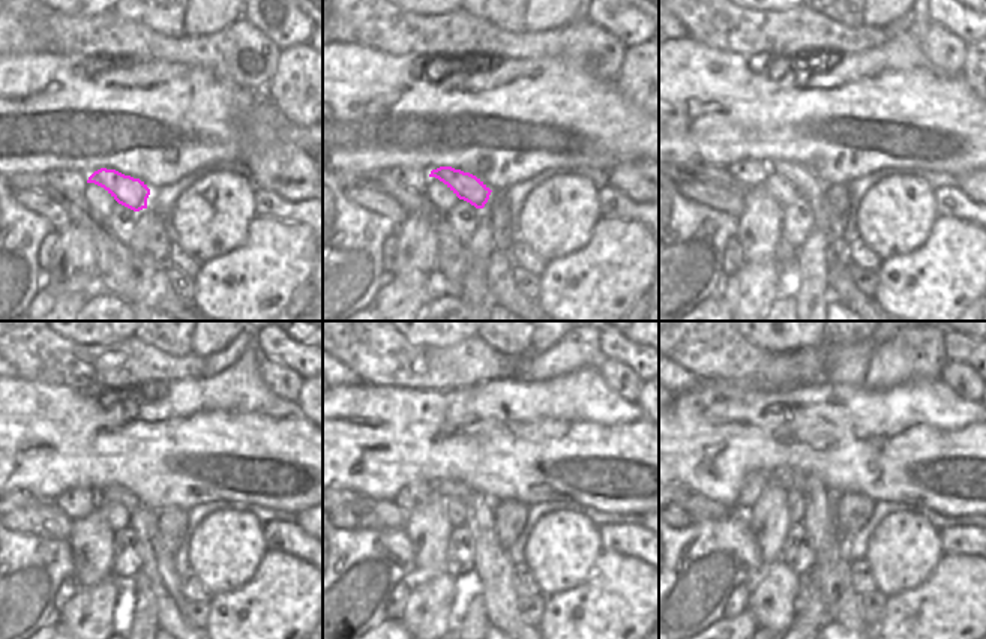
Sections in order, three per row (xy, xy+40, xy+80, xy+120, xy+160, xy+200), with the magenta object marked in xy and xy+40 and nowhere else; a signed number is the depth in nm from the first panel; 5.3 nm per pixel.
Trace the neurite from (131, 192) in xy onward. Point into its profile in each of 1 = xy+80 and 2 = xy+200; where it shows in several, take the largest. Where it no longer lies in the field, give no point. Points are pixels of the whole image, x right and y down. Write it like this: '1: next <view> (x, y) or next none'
1: next xy+80 (808, 186)
2: next xy+200 (788, 479)

